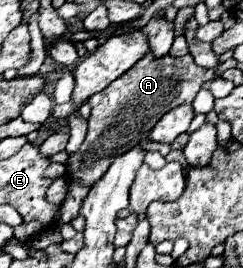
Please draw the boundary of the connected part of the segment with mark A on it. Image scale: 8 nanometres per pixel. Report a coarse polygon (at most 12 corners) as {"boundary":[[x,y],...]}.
{"boundary":[[147,53],[89,97],[67,173],[93,185],[215,67]]}

